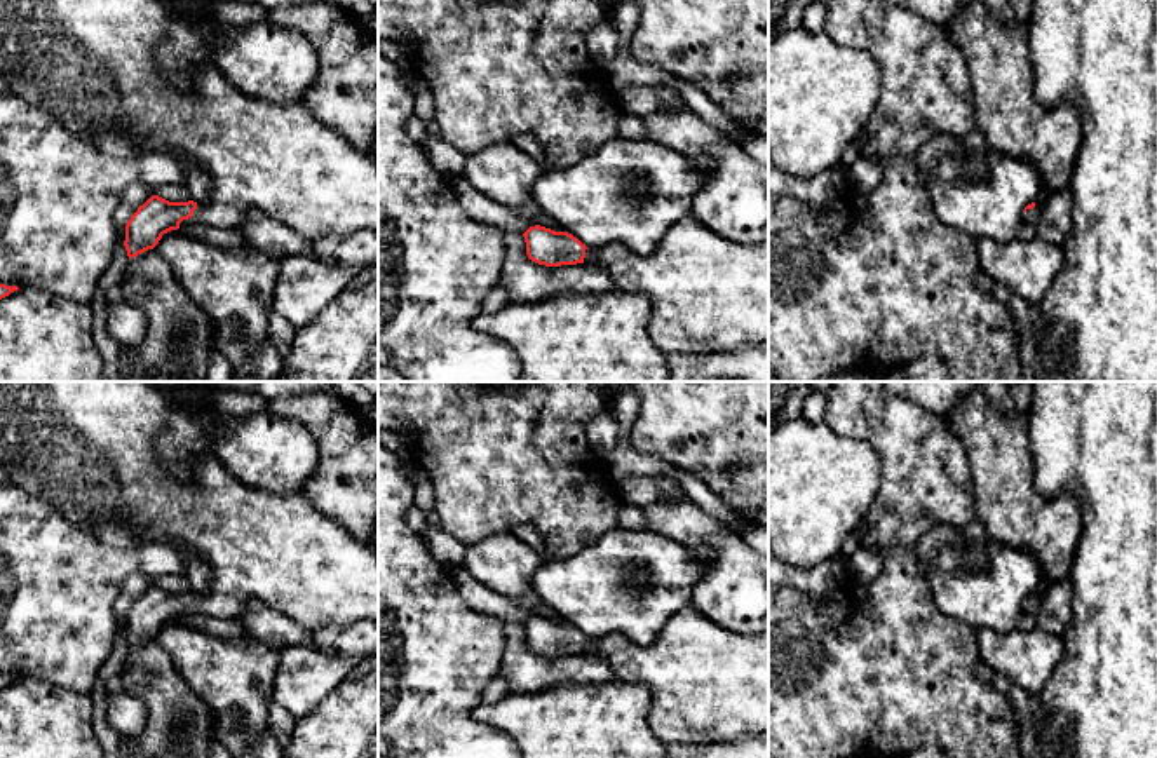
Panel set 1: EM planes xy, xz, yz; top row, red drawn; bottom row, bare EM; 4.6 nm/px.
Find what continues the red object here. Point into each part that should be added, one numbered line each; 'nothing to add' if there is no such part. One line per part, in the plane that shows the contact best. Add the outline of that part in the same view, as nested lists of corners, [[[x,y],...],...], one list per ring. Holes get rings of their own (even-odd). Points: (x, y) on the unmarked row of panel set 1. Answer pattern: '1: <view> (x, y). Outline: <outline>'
1: xy (87, 448). Outline: [[[0,382],[0,465],[9,474],[10,484],[49,502],[68,521],[110,547],[132,549],[150,542],[166,542],[202,558],[211,566],[209,591],[206,594],[197,594],[193,605],[183,610],[179,617],[192,613],[199,617],[239,620],[244,615],[246,605],[251,599],[258,599],[263,606],[286,615],[310,633],[328,626],[352,626],[359,620],[369,620],[378,626],[376,549],[359,542],[336,521],[321,514],[301,493],[274,493],[240,483],[220,464],[214,453],[204,453],[197,458],[193,481],[190,484],[179,483],[162,467],[155,451],[155,439],[166,429],[169,416],[171,401],[153,382]]]

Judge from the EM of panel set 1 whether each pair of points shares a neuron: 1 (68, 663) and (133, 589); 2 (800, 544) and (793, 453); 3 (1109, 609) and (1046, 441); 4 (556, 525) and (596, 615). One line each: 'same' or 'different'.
1: different
2: same
3: same
4: different

